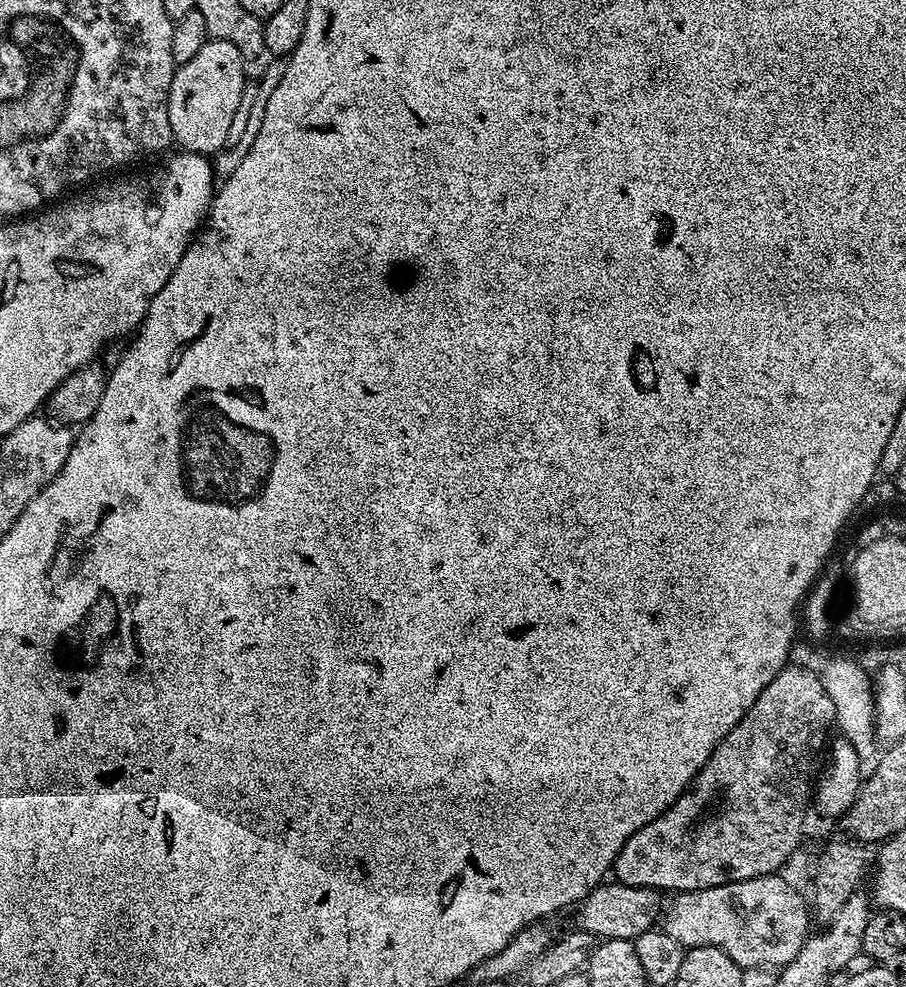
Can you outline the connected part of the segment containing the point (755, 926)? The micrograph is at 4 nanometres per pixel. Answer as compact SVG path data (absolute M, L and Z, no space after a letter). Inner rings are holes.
M779 874L771 876L755 876L754 878L746 878L745 880L736 880L732 884L723 884L722 886L714 886L706 890L694 890L693 892L677 892L671 897L672 900L663 905L662 908L662 930L666 934L670 934L670 938L678 938L678 942L685 950L690 948L700 948L702 946L714 946L722 949L734 963L745 970L750 968L769 968L772 970L779 970L785 964L790 963L797 954L802 950L802 946L809 938L810 929L808 929L808 916L810 920L810 904L809 901L802 895L798 894L793 887L789 887Z

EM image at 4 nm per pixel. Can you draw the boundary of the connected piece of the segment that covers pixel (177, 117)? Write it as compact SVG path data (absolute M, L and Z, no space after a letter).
M209 39L190 58L190 62L179 65L176 73L172 75L170 82L170 98L168 99L168 109L170 110L170 130L173 141L185 152L197 152L199 156L211 157L229 143L230 125L234 122L234 113L238 111L238 102L242 102L244 85L244 64L246 57L238 50L238 46L230 42Z

